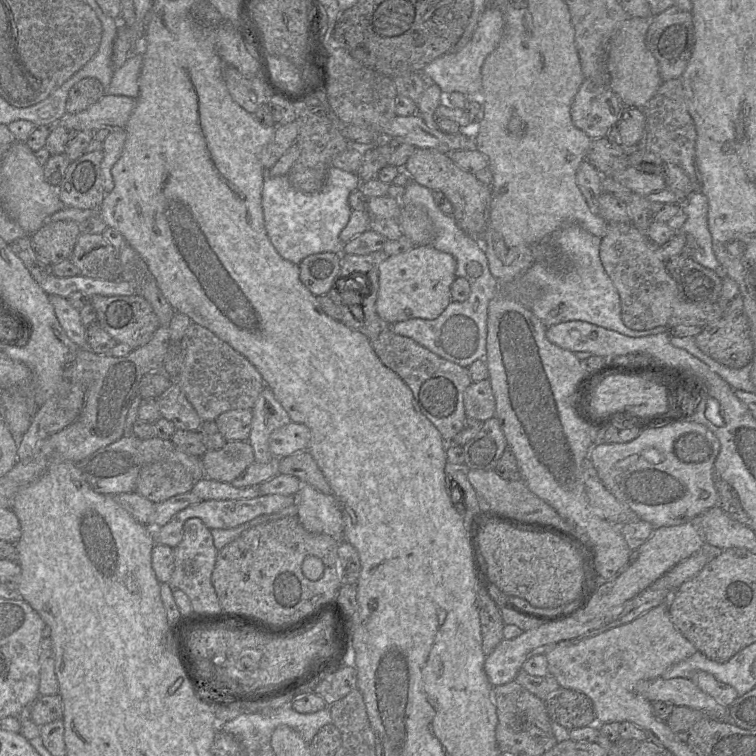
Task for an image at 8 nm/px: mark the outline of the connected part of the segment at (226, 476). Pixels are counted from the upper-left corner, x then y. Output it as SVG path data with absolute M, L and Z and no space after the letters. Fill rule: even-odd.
M229 441L217 450L206 450L201 456L205 477L231 483L254 463L253 449L247 441Z

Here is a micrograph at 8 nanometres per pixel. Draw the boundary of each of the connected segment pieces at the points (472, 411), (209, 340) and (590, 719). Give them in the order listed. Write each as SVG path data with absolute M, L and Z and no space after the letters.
M489 379L472 382L464 393L466 416L484 422L495 416L495 398Z
M191 323L181 344L185 349L180 374L173 380L184 392L202 421L216 420L223 412L252 409L266 386L254 365L207 328Z
M560 687L548 697L545 704L550 720L569 731L595 725L593 703L581 692Z

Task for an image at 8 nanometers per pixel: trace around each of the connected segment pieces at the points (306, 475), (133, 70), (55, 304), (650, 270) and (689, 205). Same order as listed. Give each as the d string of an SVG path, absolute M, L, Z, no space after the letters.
M300 451L279 460L279 473L297 477L326 495L331 495L331 487L309 451Z
M134 55L120 68L114 69L106 95L126 96L136 99L139 95L139 77L142 68L142 55Z
M49 296L55 316L67 335L78 349L87 348L86 327L83 326L79 311L73 308L67 299L60 296Z
M631 222L608 223L600 244L601 263L621 300L621 318L626 327L643 331L657 326L669 330L678 325L705 327L722 317L718 302L690 302L680 295L676 281L657 256L657 246Z
M702 191L693 192L687 200L682 204L682 211L686 214L687 219L682 228L677 231L685 238L685 246L689 246L692 251L692 258L697 263L710 269L716 270L719 267L719 262L713 251L712 237L708 226L708 199Z

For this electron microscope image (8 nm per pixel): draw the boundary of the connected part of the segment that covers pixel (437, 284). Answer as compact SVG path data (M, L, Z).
M432 245L414 246L409 251L389 256L379 266L376 312L393 325L409 319L436 319L452 301L450 288L457 277L456 260Z

